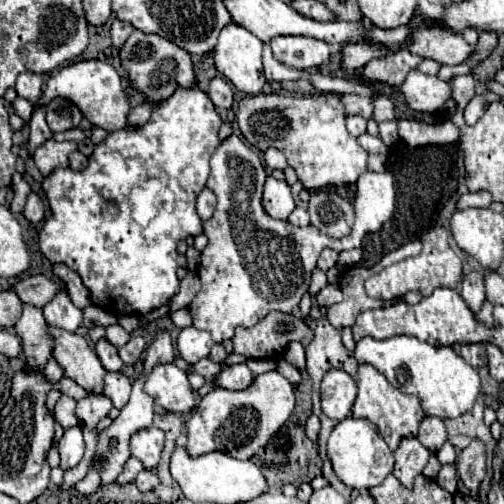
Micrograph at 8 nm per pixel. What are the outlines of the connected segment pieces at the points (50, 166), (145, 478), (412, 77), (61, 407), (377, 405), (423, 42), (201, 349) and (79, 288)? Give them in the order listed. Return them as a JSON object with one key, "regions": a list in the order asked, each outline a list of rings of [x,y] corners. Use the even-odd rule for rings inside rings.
{"regions":[[[[47,140],[43,146],[35,150],[35,164],[41,170],[43,176],[49,176],[55,168],[67,168],[69,166],[69,154],[77,150],[77,142],[57,142]]],[[[143,470],[143,472],[139,472],[139,476],[137,476],[135,484],[137,484],[137,488],[139,488],[141,492],[153,490],[153,488],[159,484],[157,472],[155,472],[155,470]]],[[[411,70],[401,84],[401,92],[405,96],[405,102],[417,110],[417,112],[437,112],[443,108],[445,100],[451,94],[451,86],[437,78],[423,74],[419,70]]],[[[61,396],[55,404],[55,418],[59,420],[59,424],[63,428],[71,428],[71,426],[77,426],[79,420],[75,416],[75,406],[77,406],[77,400],[73,400],[71,396]]],[[[369,364],[359,366],[357,386],[359,386],[359,394],[357,394],[357,400],[351,410],[353,418],[365,418],[365,420],[373,422],[379,428],[381,436],[385,438],[385,442],[389,444],[391,450],[397,450],[397,446],[403,438],[417,436],[417,428],[419,428],[421,420],[425,418],[417,396],[409,396],[409,394],[399,392],[397,388],[391,388],[387,378],[377,368],[373,368]]],[[[423,32],[415,44],[403,44],[403,48],[411,48],[411,52],[419,52],[419,56],[433,58],[447,66],[461,64],[473,52],[463,36],[455,36],[455,32]]],[[[195,326],[183,328],[177,336],[177,350],[181,358],[189,364],[195,364],[197,360],[209,356],[211,346],[213,346],[211,334],[205,330],[197,330]]],[[[53,264],[53,272],[65,282],[65,288],[67,288],[67,294],[71,296],[73,304],[77,308],[87,308],[91,304],[91,298],[89,298],[89,290],[85,288],[85,284],[81,282],[79,274],[73,272],[71,268],[67,268],[65,264]]]]}

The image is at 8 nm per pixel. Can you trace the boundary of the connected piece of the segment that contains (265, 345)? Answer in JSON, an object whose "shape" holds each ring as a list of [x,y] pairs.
{"shape":[[[269,312],[251,328],[235,328],[233,352],[243,354],[245,358],[273,360],[281,356],[293,340],[307,346],[313,340],[313,330],[305,320],[299,320],[293,314]]]}

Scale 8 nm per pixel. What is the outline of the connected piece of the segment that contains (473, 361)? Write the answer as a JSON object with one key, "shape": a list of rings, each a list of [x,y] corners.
{"shape":[[[467,344],[467,346],[461,346],[461,358],[471,364],[473,368],[479,368],[479,366],[487,366],[487,352],[485,352],[485,344]]]}

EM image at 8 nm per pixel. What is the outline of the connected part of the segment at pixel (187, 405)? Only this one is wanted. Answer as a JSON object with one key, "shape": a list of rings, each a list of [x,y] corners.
{"shape":[[[175,364],[155,366],[145,382],[145,392],[167,412],[187,414],[195,406],[195,396],[187,382],[187,374]]]}

